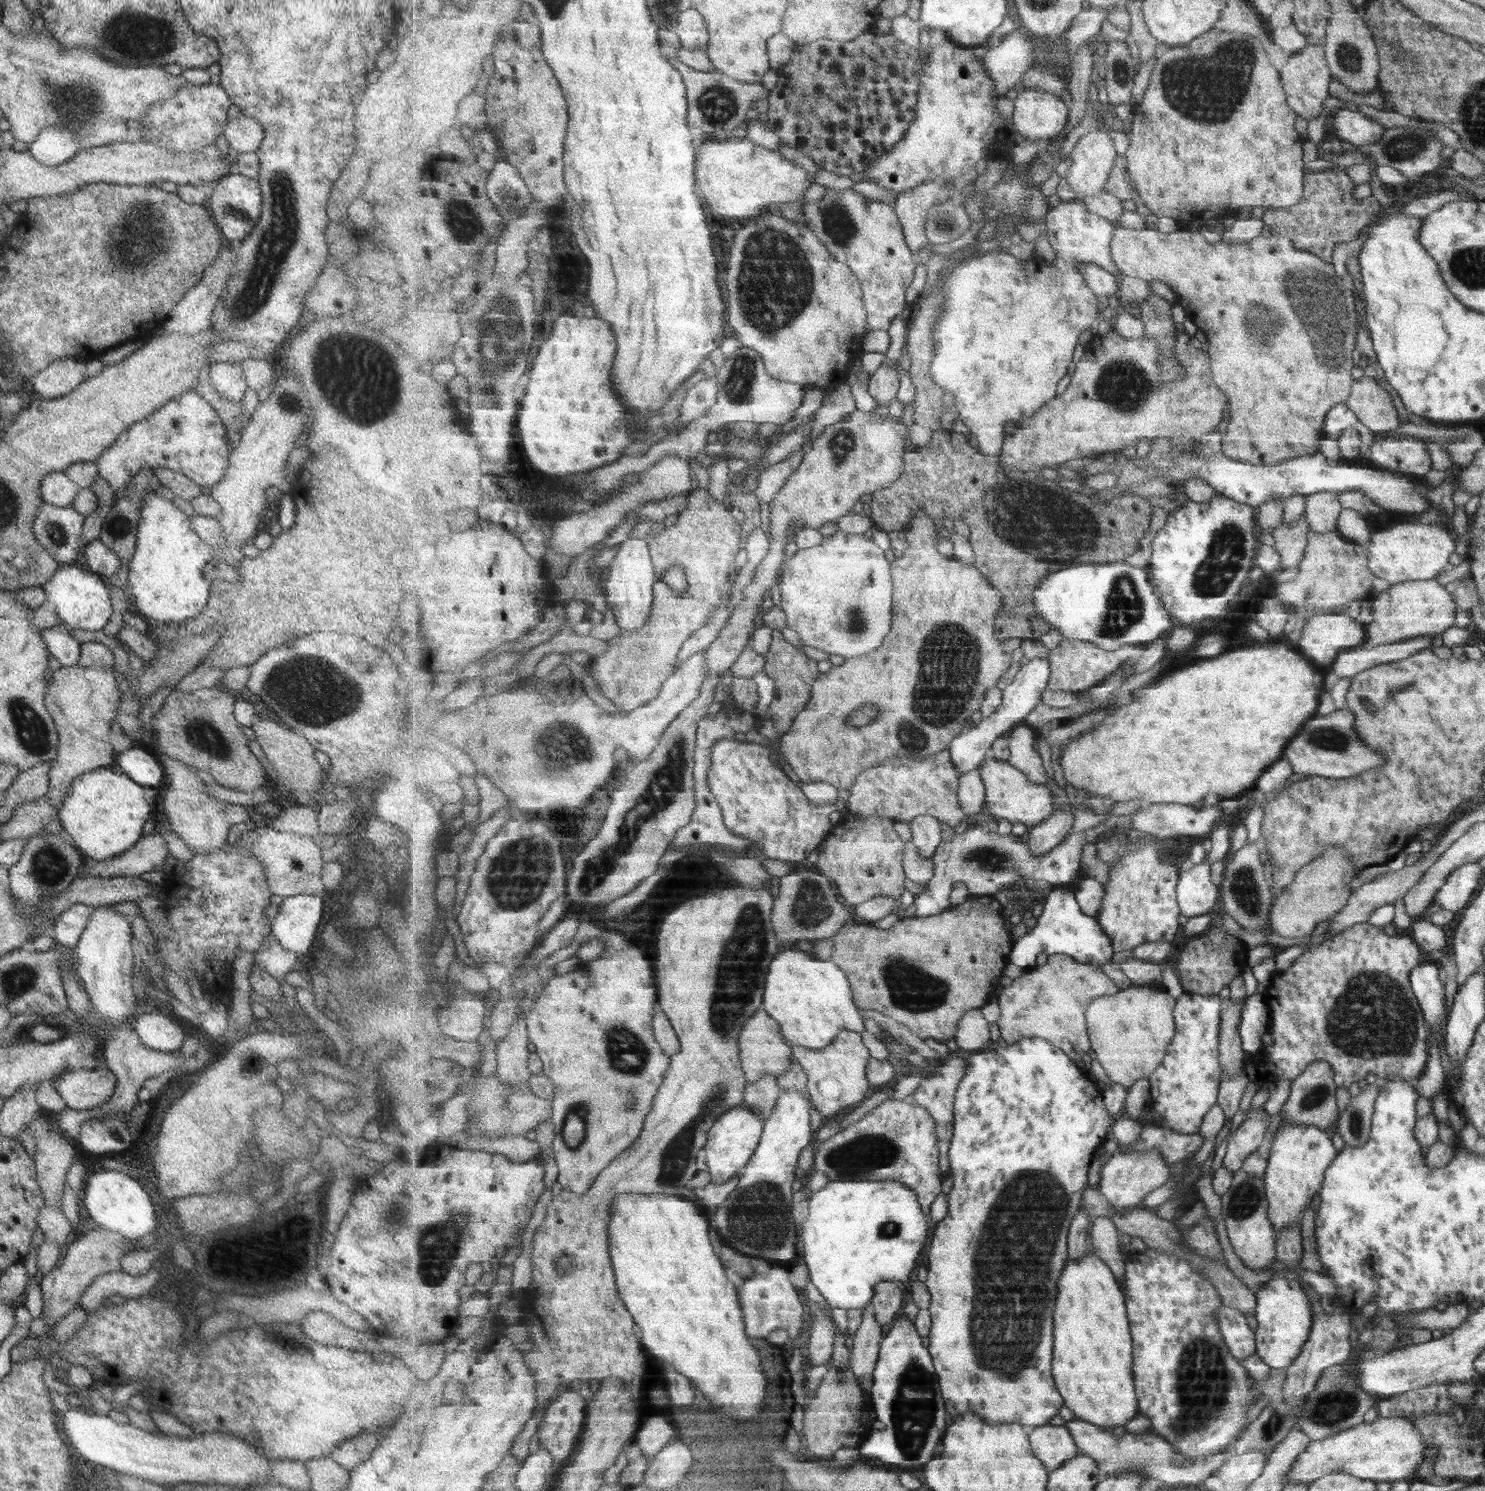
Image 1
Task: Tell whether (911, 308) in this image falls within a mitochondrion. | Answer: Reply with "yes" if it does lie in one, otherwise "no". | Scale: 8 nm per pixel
no

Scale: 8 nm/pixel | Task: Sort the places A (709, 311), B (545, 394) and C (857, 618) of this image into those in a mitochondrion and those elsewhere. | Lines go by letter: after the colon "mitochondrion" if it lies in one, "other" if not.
A: mitochondrion
B: other
C: mitochondrion

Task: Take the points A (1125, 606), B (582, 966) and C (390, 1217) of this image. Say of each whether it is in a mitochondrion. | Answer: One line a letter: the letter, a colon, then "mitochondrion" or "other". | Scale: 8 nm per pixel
A: mitochondrion
B: other
C: mitochondrion

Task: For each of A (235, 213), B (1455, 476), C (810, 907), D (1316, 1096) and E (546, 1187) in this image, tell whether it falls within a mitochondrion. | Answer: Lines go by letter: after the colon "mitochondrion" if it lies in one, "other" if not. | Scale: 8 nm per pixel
A: mitochondrion
B: other
C: mitochondrion
D: mitochondrion
E: other

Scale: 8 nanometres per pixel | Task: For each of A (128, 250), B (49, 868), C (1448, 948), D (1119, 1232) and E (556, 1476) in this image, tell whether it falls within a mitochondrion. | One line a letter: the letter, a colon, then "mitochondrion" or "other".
A: mitochondrion
B: mitochondrion
C: other
D: other
E: other

